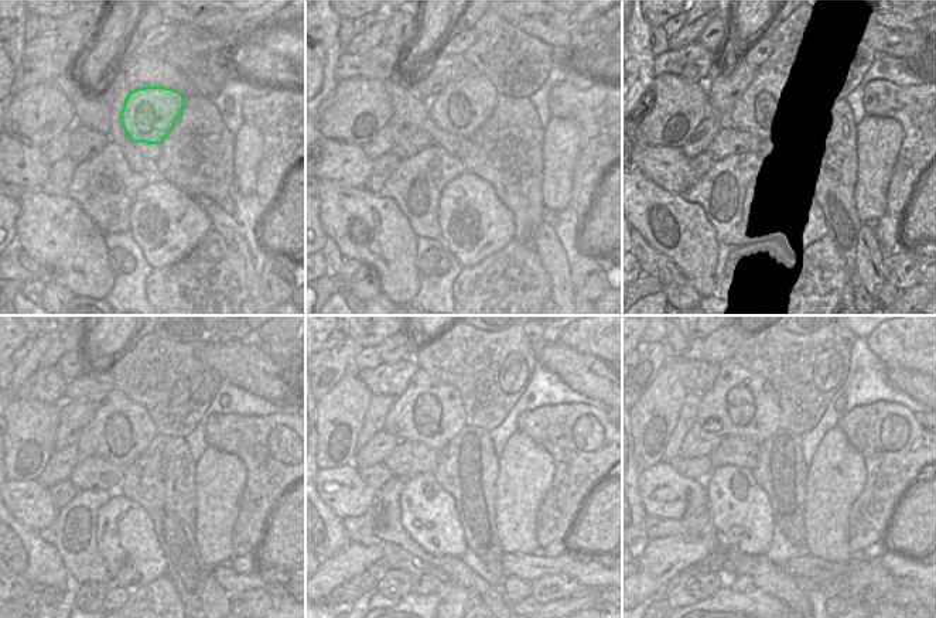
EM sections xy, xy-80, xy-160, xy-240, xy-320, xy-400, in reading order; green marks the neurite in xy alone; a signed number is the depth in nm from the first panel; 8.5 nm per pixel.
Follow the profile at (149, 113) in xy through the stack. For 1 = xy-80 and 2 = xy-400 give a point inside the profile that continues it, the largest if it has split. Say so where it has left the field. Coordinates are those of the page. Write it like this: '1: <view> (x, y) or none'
1: xy-80 (464, 105)
2: xy-400 (743, 400)

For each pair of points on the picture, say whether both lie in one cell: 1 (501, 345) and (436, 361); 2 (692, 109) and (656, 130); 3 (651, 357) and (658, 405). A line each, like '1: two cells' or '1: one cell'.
1: one cell
2: one cell
3: two cells

